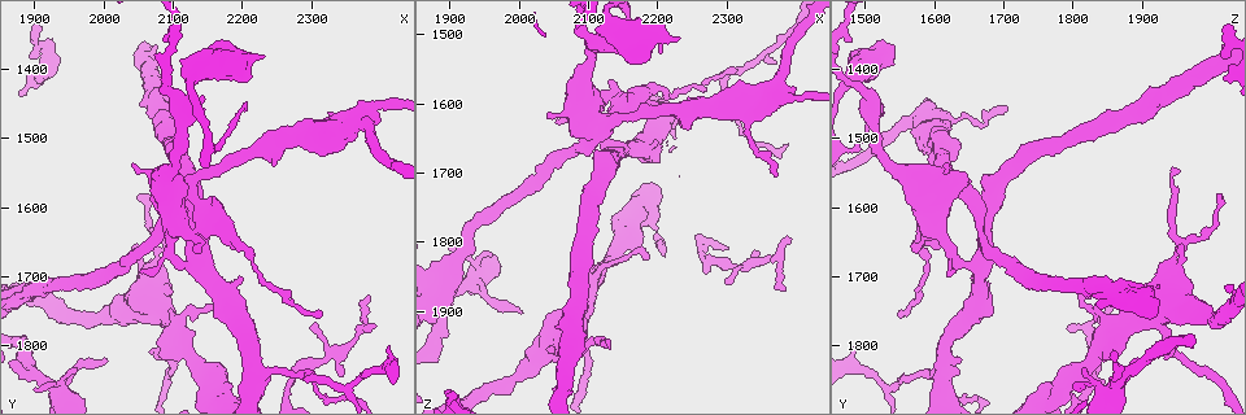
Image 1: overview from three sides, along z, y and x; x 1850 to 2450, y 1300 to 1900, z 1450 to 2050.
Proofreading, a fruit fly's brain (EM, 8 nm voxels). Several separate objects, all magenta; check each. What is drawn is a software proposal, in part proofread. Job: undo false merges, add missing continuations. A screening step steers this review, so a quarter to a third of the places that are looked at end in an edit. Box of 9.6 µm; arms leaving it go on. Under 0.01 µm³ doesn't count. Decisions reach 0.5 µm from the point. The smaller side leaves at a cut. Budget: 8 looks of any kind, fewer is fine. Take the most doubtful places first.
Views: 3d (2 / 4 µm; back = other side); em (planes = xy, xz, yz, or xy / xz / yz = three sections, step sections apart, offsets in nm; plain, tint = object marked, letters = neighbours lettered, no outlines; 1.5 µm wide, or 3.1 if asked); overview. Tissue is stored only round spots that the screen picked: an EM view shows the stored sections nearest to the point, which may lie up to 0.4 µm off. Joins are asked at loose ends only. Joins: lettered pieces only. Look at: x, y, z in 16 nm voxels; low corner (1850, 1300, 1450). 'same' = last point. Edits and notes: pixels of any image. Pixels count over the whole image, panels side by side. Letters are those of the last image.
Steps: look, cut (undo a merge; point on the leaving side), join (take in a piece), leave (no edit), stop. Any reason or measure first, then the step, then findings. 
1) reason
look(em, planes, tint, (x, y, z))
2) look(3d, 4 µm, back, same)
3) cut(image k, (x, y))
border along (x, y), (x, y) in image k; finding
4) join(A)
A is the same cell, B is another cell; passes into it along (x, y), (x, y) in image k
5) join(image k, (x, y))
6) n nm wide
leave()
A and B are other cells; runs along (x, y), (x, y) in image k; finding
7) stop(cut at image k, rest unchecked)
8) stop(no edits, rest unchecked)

thin end
look(em, planes, tint, (2385, 1780, 1795))

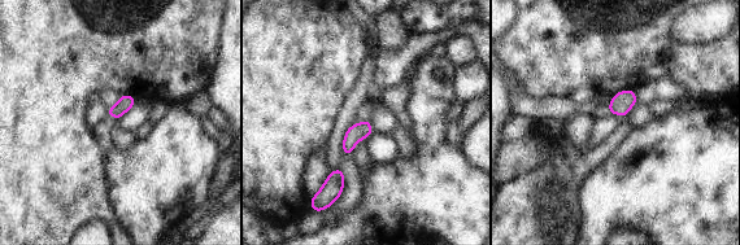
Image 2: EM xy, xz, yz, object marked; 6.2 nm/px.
see the neighbours
look(em, planes, letters, same)

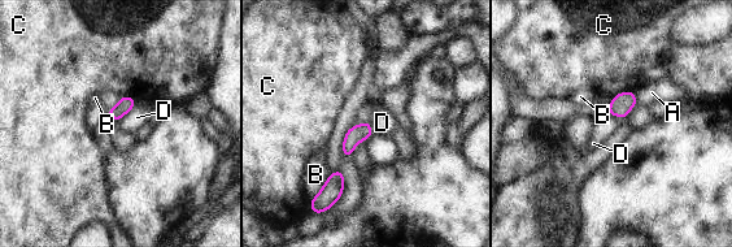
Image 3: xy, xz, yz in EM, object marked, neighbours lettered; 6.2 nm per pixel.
90 nm wide
leave()
A, B, C and D are other cells; border along (134, 105), (117, 122) in image 3; no lettered piece goes on from it

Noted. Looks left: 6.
branch stops here
look(3d, 4 µm, back, (2235, 1380, 1505))

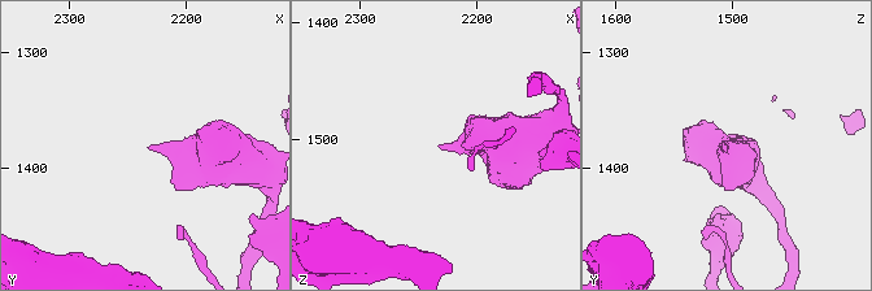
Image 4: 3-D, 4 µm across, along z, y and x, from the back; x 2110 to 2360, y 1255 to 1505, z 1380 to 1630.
look(em, xy, step 8, letters, (2234, 1384, 1506))

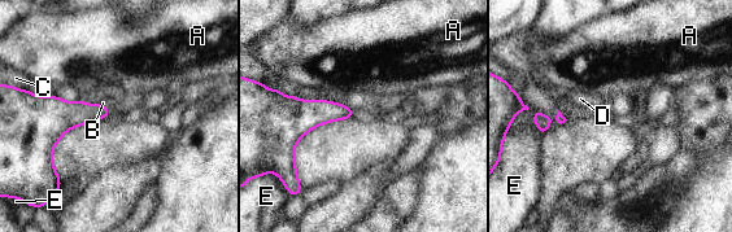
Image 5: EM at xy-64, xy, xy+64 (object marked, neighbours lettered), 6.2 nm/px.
cut it another way
look(em, planes, letters, same)

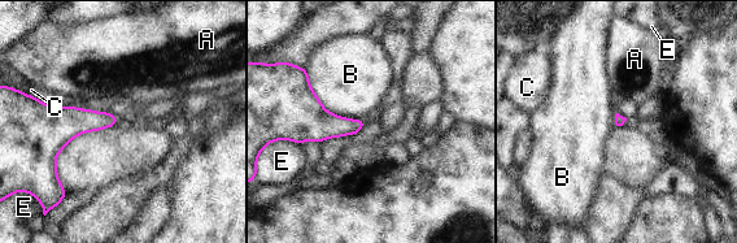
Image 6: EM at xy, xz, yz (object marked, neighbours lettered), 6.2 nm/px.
leave()
A, B, C and E are other cells; border along (304, 68), (328, 111), (365, 121) in image 6; no lettered piece goes on from it

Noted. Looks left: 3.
tapers out
look(em, planes, letters, (1955, 1835, 1815))

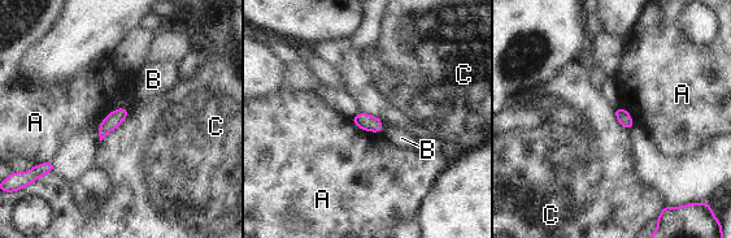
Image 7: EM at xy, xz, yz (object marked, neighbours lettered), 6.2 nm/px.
90 nm wide; C touches over 280 nm
leave()
A, B and C are other cells; no lettered piece goes on from it

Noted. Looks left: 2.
stop(no edits, rest unchecked)

